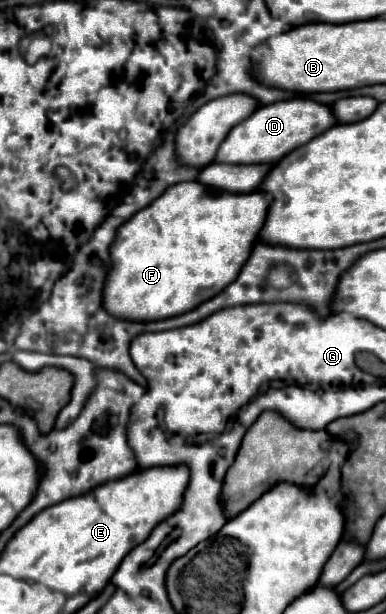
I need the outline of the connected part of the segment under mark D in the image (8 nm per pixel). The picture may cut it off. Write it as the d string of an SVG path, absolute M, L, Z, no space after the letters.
M292 98L274 104L260 106L248 120L234 126L228 138L222 142L216 154L216 162L226 164L272 164L294 148L308 144L314 136L320 136L336 124L336 116L330 106L314 102L310 98Z

